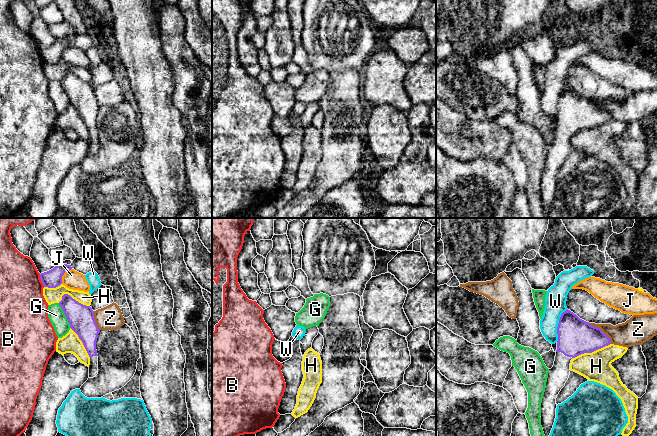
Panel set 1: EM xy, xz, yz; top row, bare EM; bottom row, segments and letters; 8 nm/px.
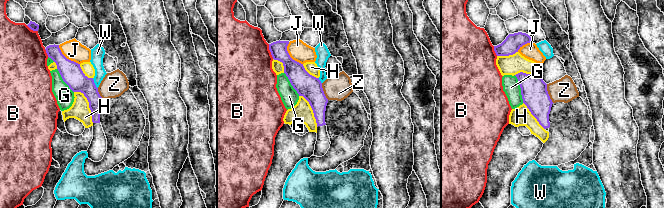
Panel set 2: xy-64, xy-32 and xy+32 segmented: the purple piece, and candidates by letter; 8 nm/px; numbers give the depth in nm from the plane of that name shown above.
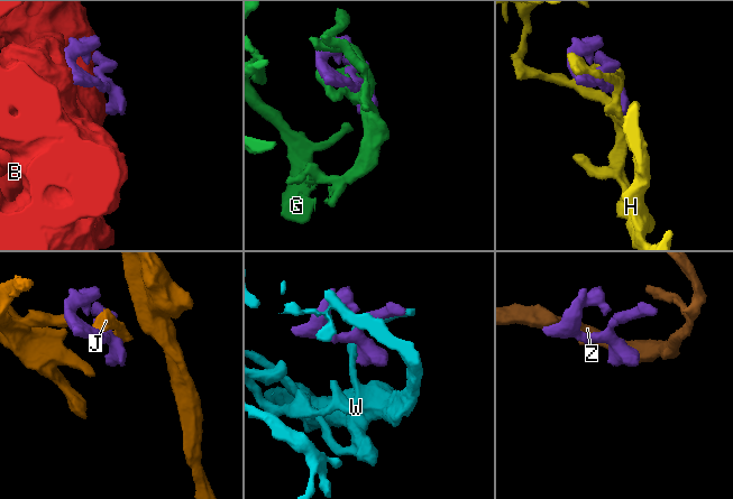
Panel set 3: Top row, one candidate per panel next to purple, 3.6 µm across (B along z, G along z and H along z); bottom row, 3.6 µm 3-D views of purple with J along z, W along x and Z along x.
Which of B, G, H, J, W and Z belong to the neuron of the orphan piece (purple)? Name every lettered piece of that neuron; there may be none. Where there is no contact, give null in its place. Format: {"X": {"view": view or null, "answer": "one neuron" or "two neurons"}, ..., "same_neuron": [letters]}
{"B": {"view": "xy", "answer": "two neurons"}, "G": {"view": "xy", "answer": "two neurons"}, "H": {"view": "yz", "answer": "two neurons"}, "J": {"view": "xy", "answer": "two neurons"}, "W": {"view": "yz", "answer": "two neurons"}, "Z": {"view": "yz", "answer": "two neurons"}, "same_neuron": []}

